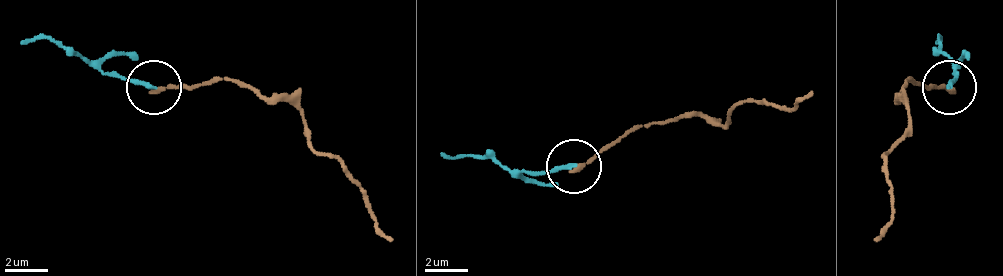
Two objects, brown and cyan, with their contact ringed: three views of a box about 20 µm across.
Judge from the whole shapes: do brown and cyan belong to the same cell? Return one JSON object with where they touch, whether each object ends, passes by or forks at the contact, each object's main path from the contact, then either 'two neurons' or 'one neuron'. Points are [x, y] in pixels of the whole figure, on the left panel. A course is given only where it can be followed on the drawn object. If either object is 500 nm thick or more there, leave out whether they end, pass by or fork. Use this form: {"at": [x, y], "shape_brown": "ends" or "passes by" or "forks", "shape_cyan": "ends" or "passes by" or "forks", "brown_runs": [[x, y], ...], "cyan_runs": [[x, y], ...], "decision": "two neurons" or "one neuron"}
{"at": [154, 87], "shape_brown": "ends", "shape_cyan": "ends", "brown_runs": [[158, 86], [234, 81], [282, 97], [304, 119], [304, 135], [331, 156], [369, 216], [391, 238]], "cyan_runs": [[152, 86], [103, 75], [44, 37], [22, 43]], "decision": "two neurons"}

